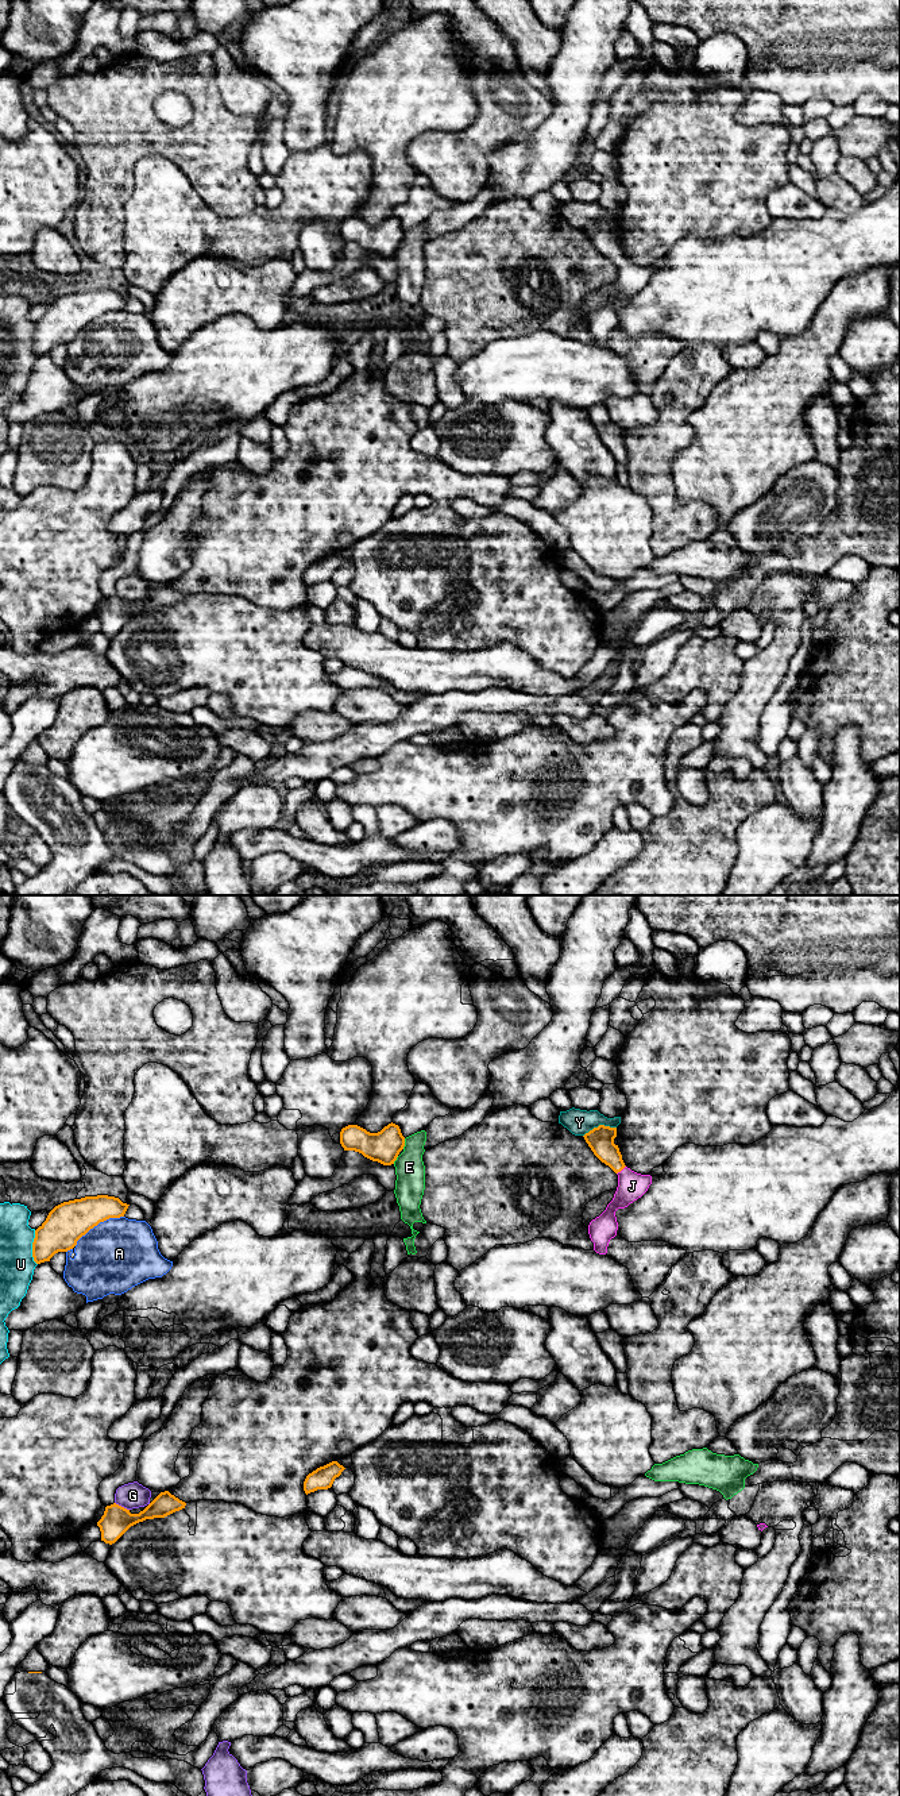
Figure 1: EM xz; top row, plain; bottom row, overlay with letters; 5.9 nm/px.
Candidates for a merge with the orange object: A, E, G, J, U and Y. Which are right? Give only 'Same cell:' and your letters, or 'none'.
Same cell: J

